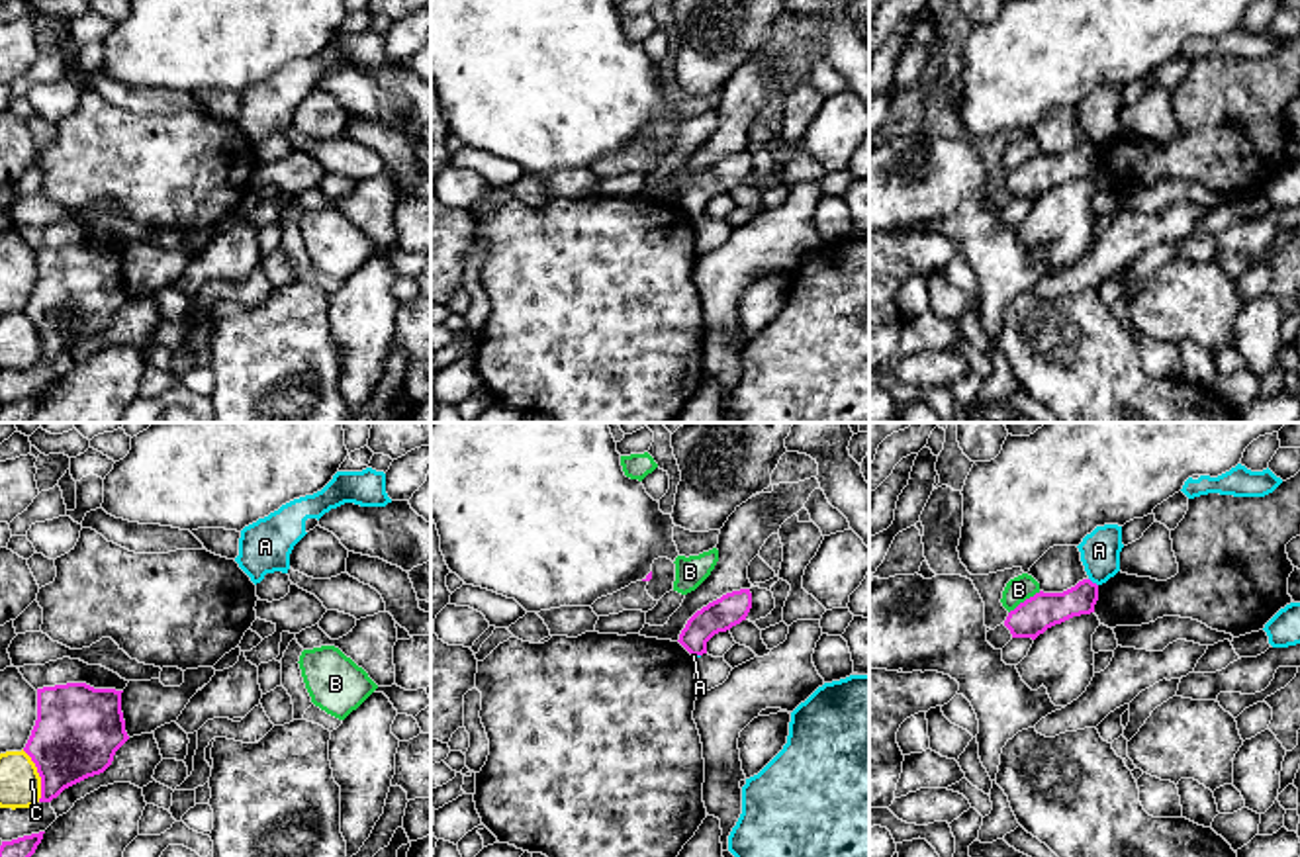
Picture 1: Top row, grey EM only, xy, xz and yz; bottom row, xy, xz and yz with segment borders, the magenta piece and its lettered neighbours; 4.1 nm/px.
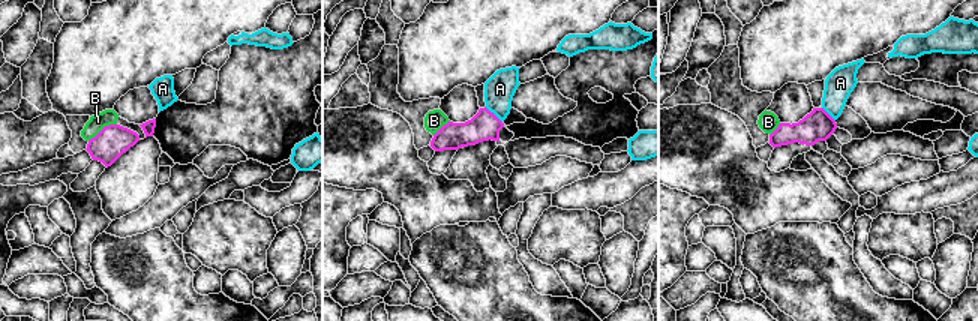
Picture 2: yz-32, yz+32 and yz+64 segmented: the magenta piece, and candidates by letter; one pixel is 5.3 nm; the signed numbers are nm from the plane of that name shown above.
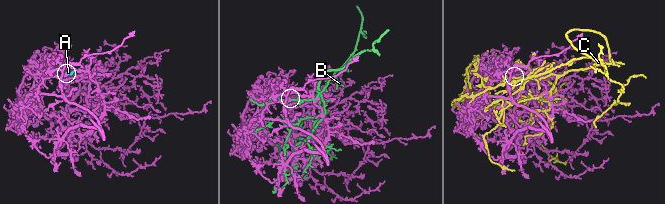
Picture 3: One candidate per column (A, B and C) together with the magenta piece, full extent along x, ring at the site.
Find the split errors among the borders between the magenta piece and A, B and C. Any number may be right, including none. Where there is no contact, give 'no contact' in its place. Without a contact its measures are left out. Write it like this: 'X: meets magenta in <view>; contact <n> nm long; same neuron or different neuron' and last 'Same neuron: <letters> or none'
A: meets magenta in yz; contact 50 nm long; different neuron
B: meets magenta in yz; contact 160 nm long; different neuron
C: meets magenta in xy; contact 220 nm long; different neuron
Same neuron: none

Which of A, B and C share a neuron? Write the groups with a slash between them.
A / B / C

